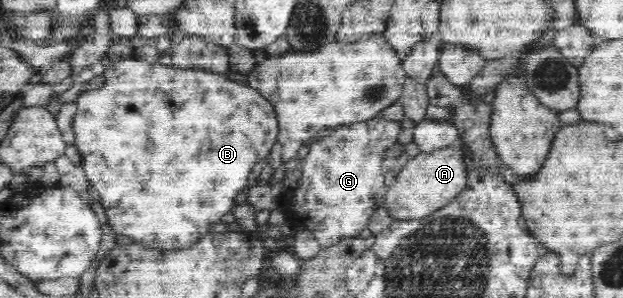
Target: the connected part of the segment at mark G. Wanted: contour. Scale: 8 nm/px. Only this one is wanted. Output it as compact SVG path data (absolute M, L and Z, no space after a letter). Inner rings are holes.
M377 114L364 121L335 125L323 133L308 147L299 187L287 189L283 195L287 221L313 231L321 247L330 247L340 238L360 235L377 208L376 195L386 184L382 160L387 149L399 143L400 129L400 120Z

